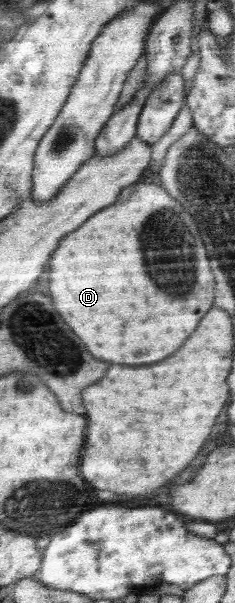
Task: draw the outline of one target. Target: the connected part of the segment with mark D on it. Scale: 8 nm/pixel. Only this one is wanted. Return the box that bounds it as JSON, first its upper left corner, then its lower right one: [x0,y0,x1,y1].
[48,182,214,365]

